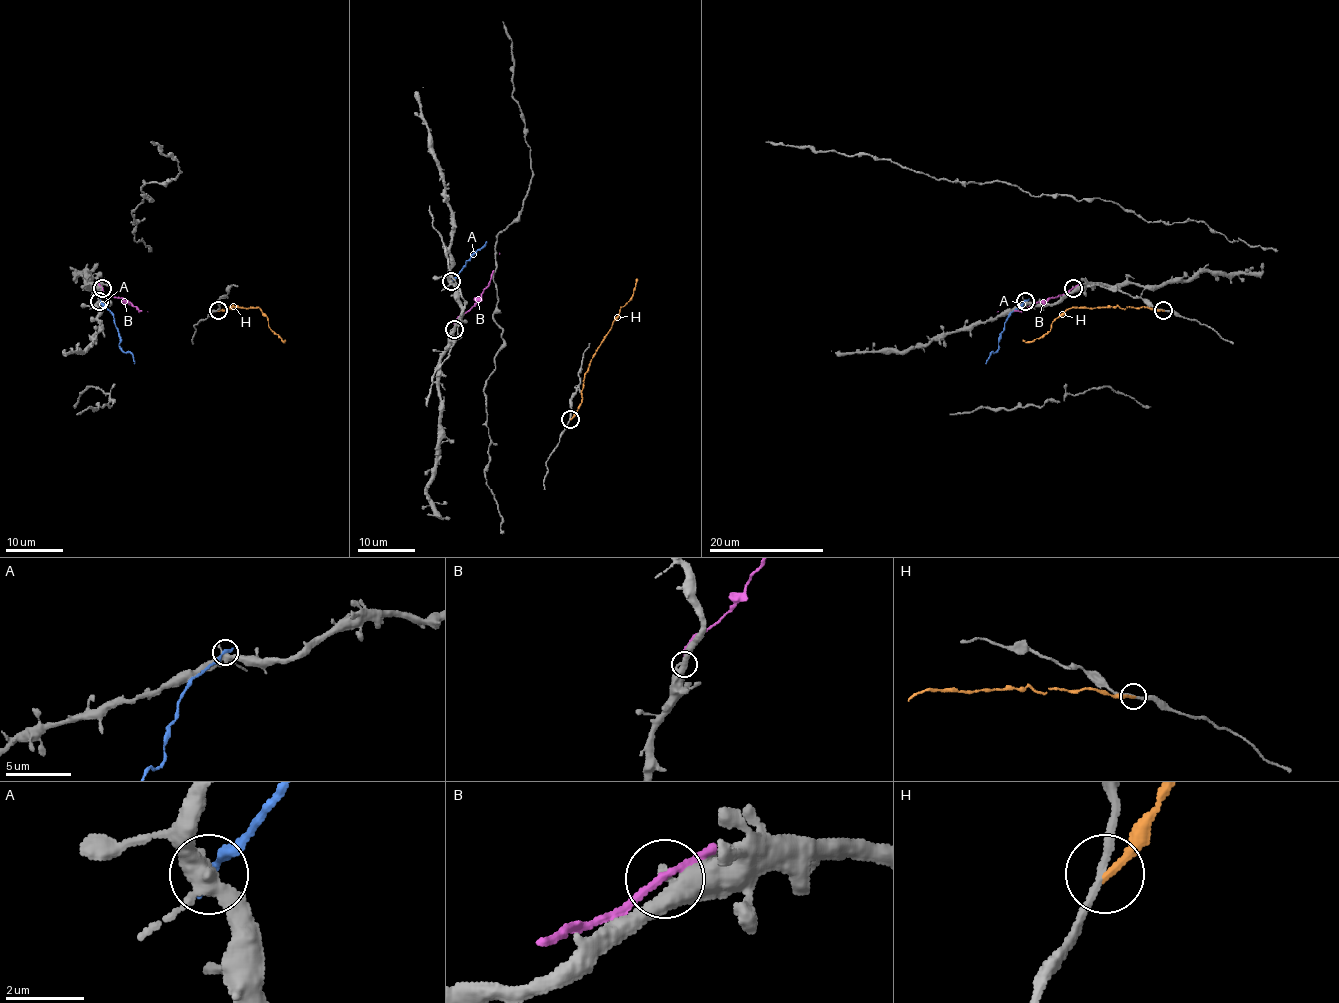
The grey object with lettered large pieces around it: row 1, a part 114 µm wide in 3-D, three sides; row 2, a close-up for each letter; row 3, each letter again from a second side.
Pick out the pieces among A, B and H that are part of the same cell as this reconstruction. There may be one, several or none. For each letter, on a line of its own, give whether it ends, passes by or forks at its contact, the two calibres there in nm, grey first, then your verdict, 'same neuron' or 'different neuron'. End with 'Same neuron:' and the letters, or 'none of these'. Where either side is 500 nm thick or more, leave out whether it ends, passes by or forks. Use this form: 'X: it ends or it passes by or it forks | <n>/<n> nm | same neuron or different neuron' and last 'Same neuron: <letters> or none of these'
A: it ends | 400/300 nm | different neuron
B: it passes by | 440/160 nm | different neuron
H: it ends | 190/190 nm | different neuron
Same neuron: none of these

